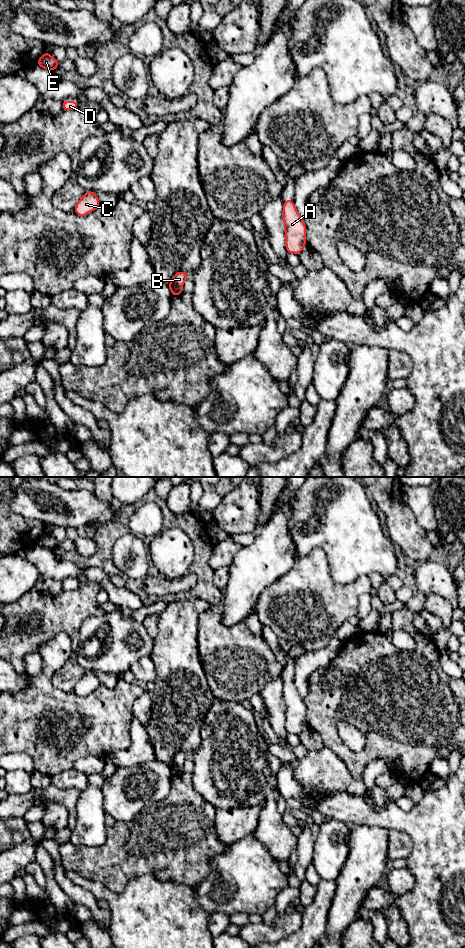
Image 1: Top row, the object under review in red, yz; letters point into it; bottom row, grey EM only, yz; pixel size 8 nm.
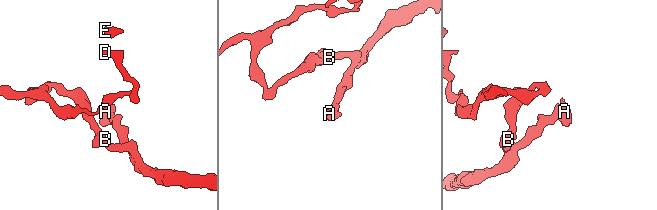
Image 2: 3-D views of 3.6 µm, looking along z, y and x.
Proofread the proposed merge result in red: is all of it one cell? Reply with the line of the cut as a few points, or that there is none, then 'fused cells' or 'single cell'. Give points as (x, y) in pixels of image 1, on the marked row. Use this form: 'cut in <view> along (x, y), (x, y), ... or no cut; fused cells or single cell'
cut in yz along (181, 288), (170, 289); fused cells

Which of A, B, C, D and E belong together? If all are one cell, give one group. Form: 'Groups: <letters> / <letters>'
Groups: A / B C D E

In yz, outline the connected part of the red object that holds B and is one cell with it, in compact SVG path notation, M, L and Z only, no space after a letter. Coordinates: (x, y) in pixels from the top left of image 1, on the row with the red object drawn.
M178 271L177 273L173 275L172 281L166 285L170 288L170 290L171 289L182 289L186 278L189 276L190 275L188 273L185 273L183 271Z

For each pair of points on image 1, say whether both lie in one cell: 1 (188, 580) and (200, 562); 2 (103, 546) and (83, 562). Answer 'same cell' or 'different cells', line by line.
1: different cells
2: same cell

